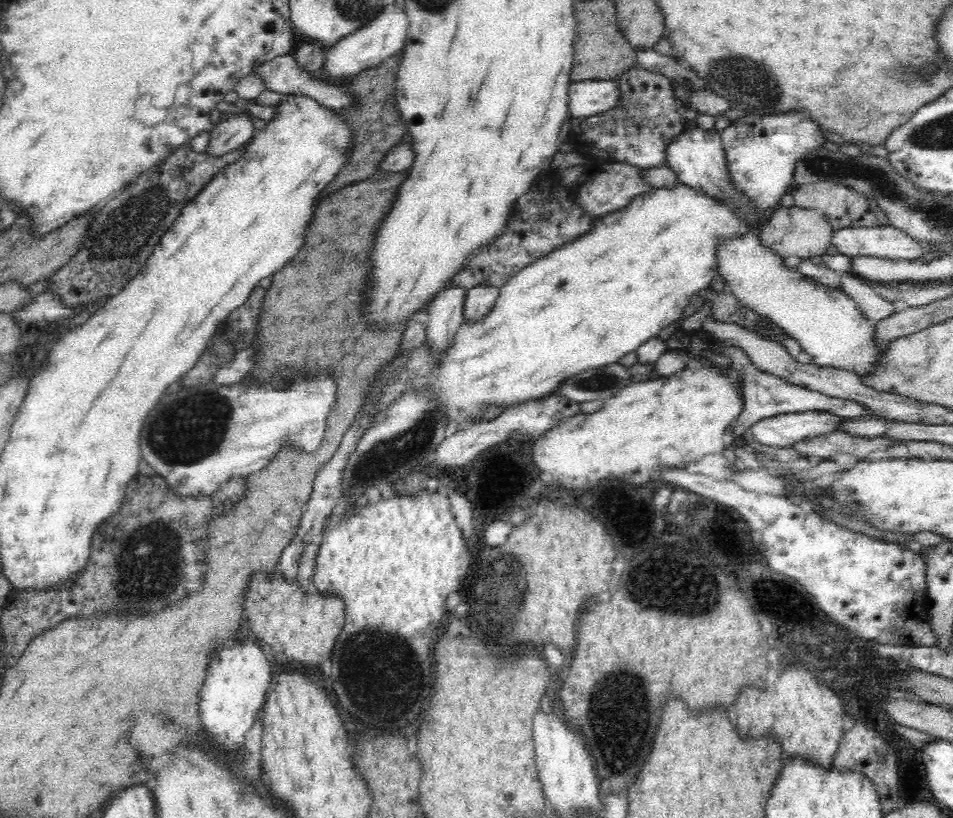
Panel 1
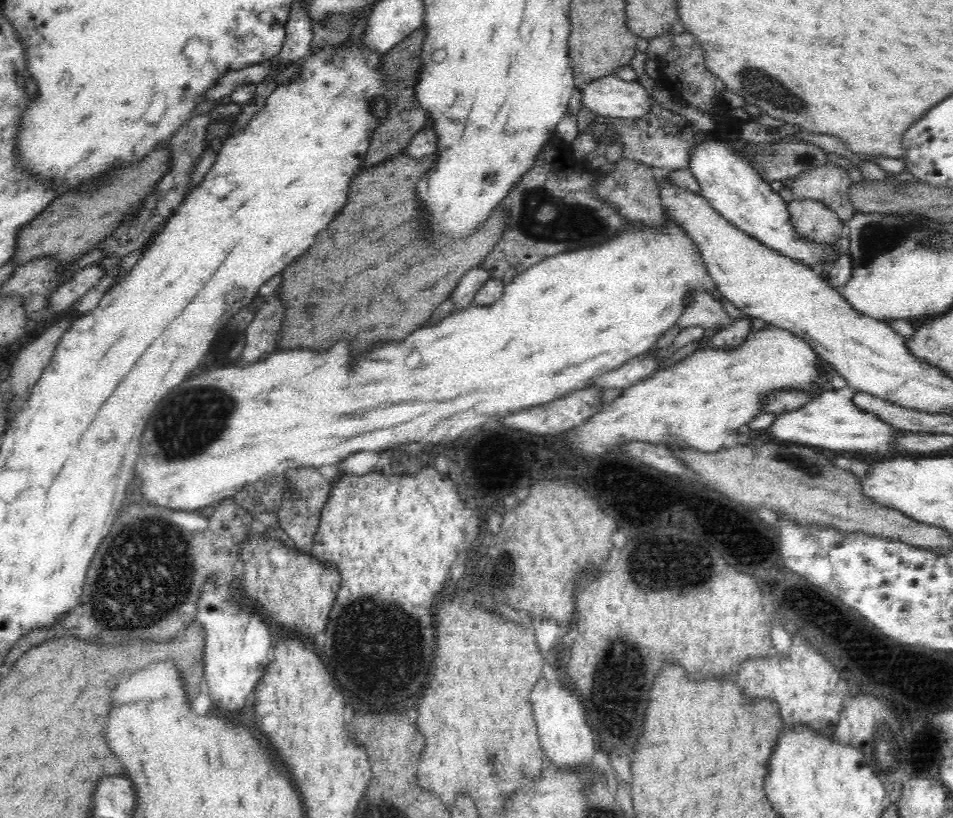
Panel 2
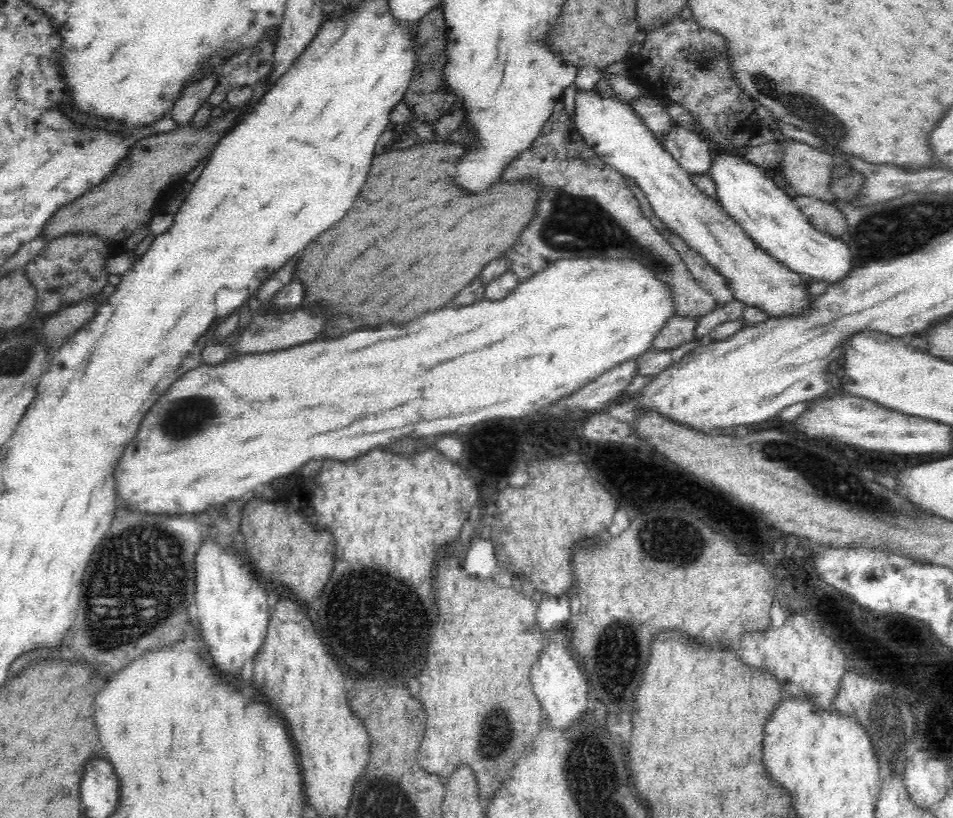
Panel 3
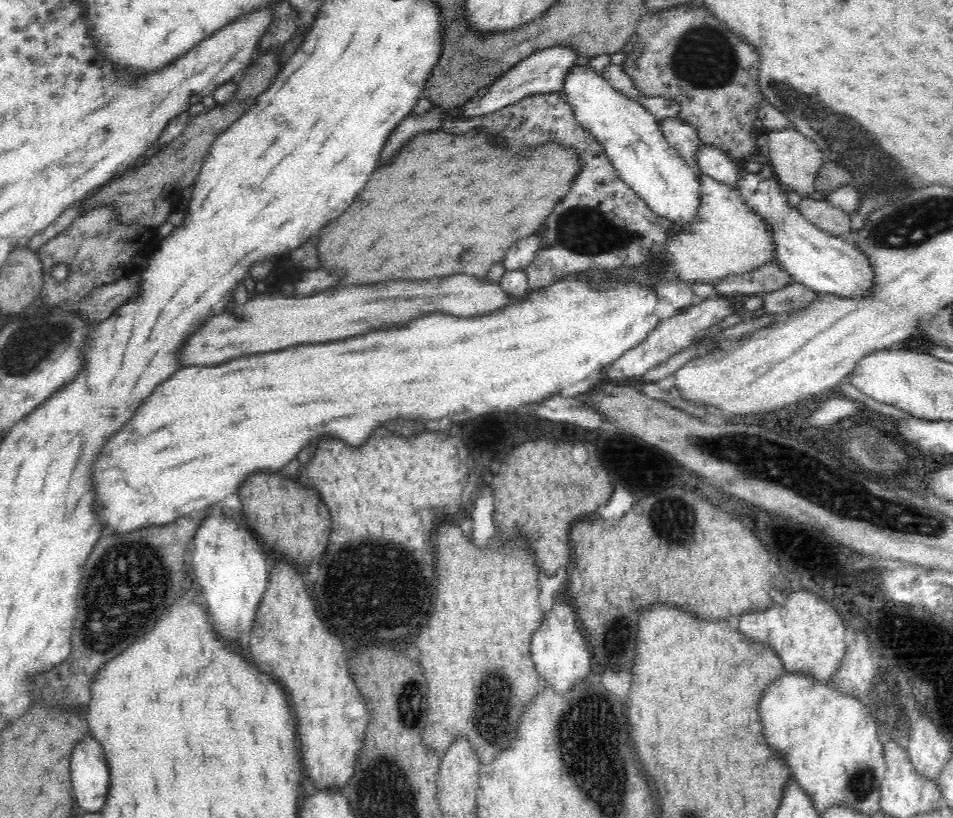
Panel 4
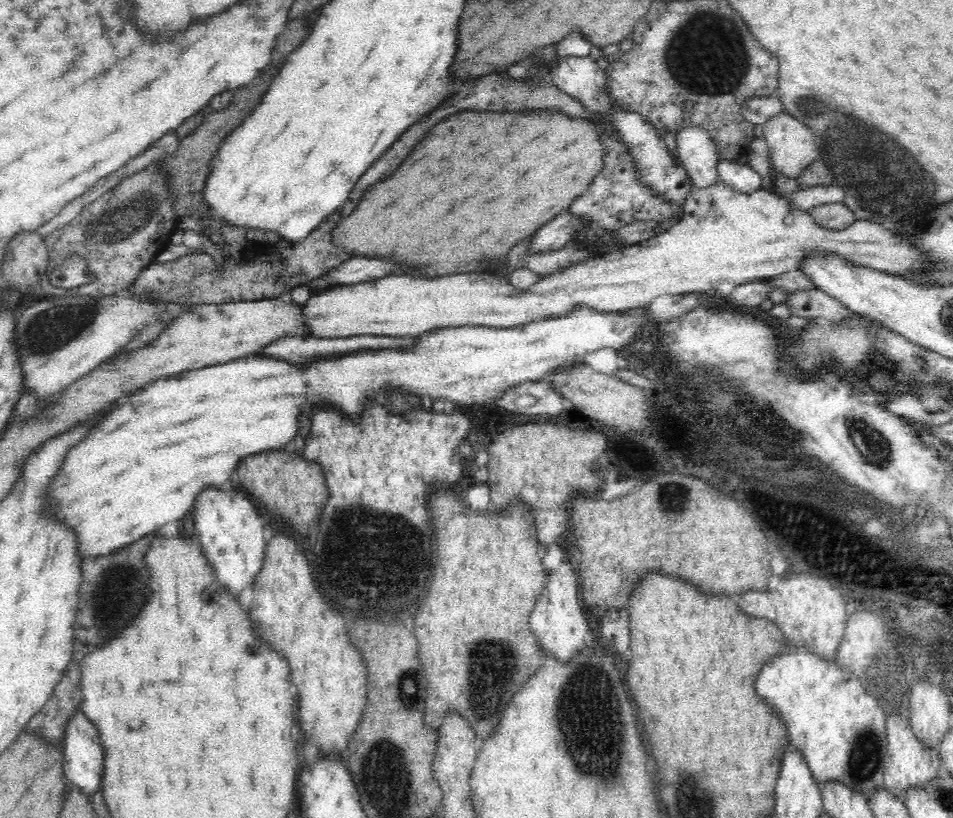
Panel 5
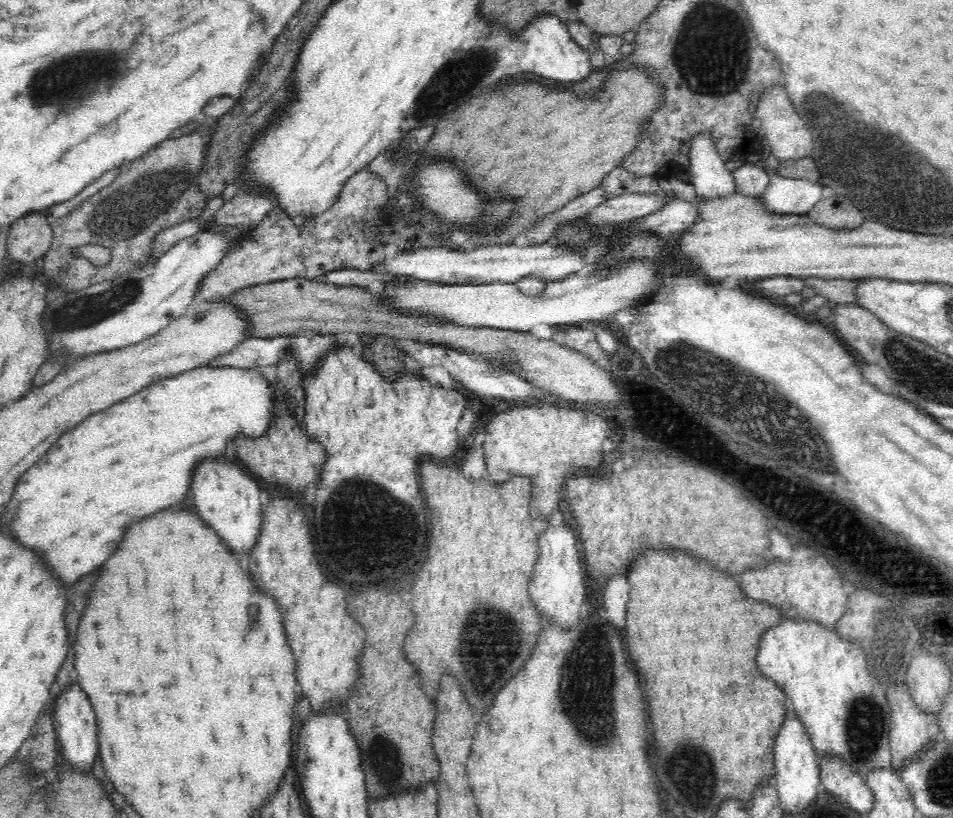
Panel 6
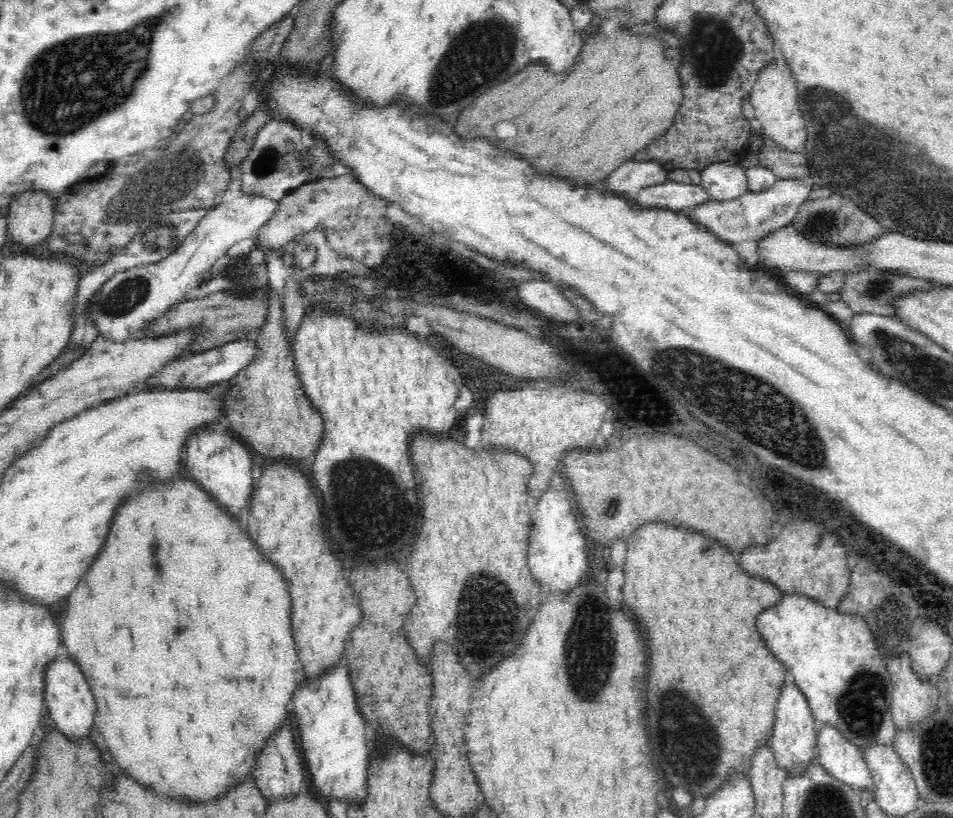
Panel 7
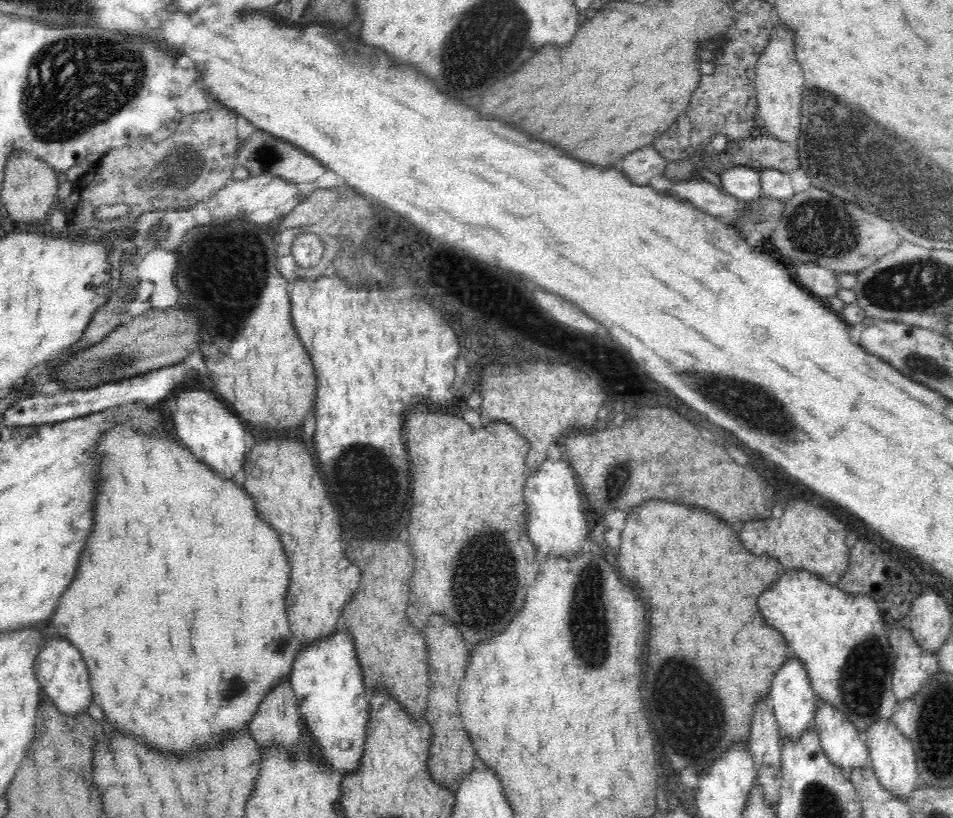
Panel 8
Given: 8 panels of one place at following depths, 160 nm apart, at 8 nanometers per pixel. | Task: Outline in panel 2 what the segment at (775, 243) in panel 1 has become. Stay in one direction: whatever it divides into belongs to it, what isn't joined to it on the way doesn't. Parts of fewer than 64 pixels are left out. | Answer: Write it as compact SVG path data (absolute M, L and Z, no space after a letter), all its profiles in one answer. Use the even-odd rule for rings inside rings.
M794 199L786 206L796 235L818 245L834 245L846 233L846 226L834 211L821 201Z

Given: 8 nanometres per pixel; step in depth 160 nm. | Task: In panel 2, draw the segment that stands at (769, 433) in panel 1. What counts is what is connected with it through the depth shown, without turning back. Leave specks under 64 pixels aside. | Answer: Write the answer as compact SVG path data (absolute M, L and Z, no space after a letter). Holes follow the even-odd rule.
M848 386L844 390L828 390L806 403L801 409L774 416L773 422L766 430L770 432L772 438L780 442L796 442L828 450L848 450L848 452L891 450L890 442L894 440L894 434L904 430L898 430L888 425L888 422L880 421L876 415L858 409L852 403L852 398L853 391Z

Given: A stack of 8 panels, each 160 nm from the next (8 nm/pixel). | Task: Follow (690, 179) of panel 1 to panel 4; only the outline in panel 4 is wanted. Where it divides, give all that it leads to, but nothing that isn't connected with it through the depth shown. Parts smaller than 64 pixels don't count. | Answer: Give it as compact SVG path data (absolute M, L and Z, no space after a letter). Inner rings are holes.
M742 168L742 182L740 182L740 186L735 188L748 199L752 209L758 211L772 225L774 243L776 243L776 262L788 271L788 275L792 277L794 283L803 284L819 294L829 293L831 296L844 300L858 300L858 298L862 300L862 298L874 296L874 289L872 288L876 286L876 273L870 265L870 259L857 247L854 247L845 236L832 236L810 224L796 208L792 210L785 206L788 191L780 185L776 178L762 178L758 173L750 173Z

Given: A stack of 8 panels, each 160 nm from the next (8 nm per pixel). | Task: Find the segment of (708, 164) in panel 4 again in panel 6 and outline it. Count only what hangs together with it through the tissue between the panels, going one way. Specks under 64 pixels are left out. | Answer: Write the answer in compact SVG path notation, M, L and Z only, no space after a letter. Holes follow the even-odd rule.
M739 163L733 166L736 192L748 197L759 197L770 182L770 172L756 164Z

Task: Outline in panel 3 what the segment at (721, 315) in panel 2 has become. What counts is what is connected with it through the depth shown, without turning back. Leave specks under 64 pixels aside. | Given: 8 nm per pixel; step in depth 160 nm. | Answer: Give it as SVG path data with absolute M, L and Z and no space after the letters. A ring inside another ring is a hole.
M564 92L560 93L555 100L548 120L541 126L537 136L538 138L526 150L522 150L508 162L508 166L502 172L502 174L508 174L508 178L520 178L520 174L540 174L540 178L544 178L544 200L540 200L540 210L534 218L532 226L528 226L520 234L520 238L512 250L505 253L506 257L512 259L510 271L516 274L521 283L526 282L528 278L532 278L538 272L544 272L548 266L554 265L559 260L583 258L631 260L641 264L643 268L652 273L658 282L663 282L669 288L674 315L702 316L718 306L715 298L707 290L704 290L690 274L680 253L672 247L672 243L644 216L638 200L634 197L634 192L630 190L624 177L606 164L592 150L592 147L588 147L584 143L584 139L576 128L575 118L568 116L568 112L566 112Z

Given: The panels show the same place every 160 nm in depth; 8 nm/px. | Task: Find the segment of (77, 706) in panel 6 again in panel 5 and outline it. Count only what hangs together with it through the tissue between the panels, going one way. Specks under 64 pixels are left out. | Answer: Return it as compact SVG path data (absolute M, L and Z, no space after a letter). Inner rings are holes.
M81 708L69 717L64 730L64 774L92 796L103 775L104 753L96 725Z

